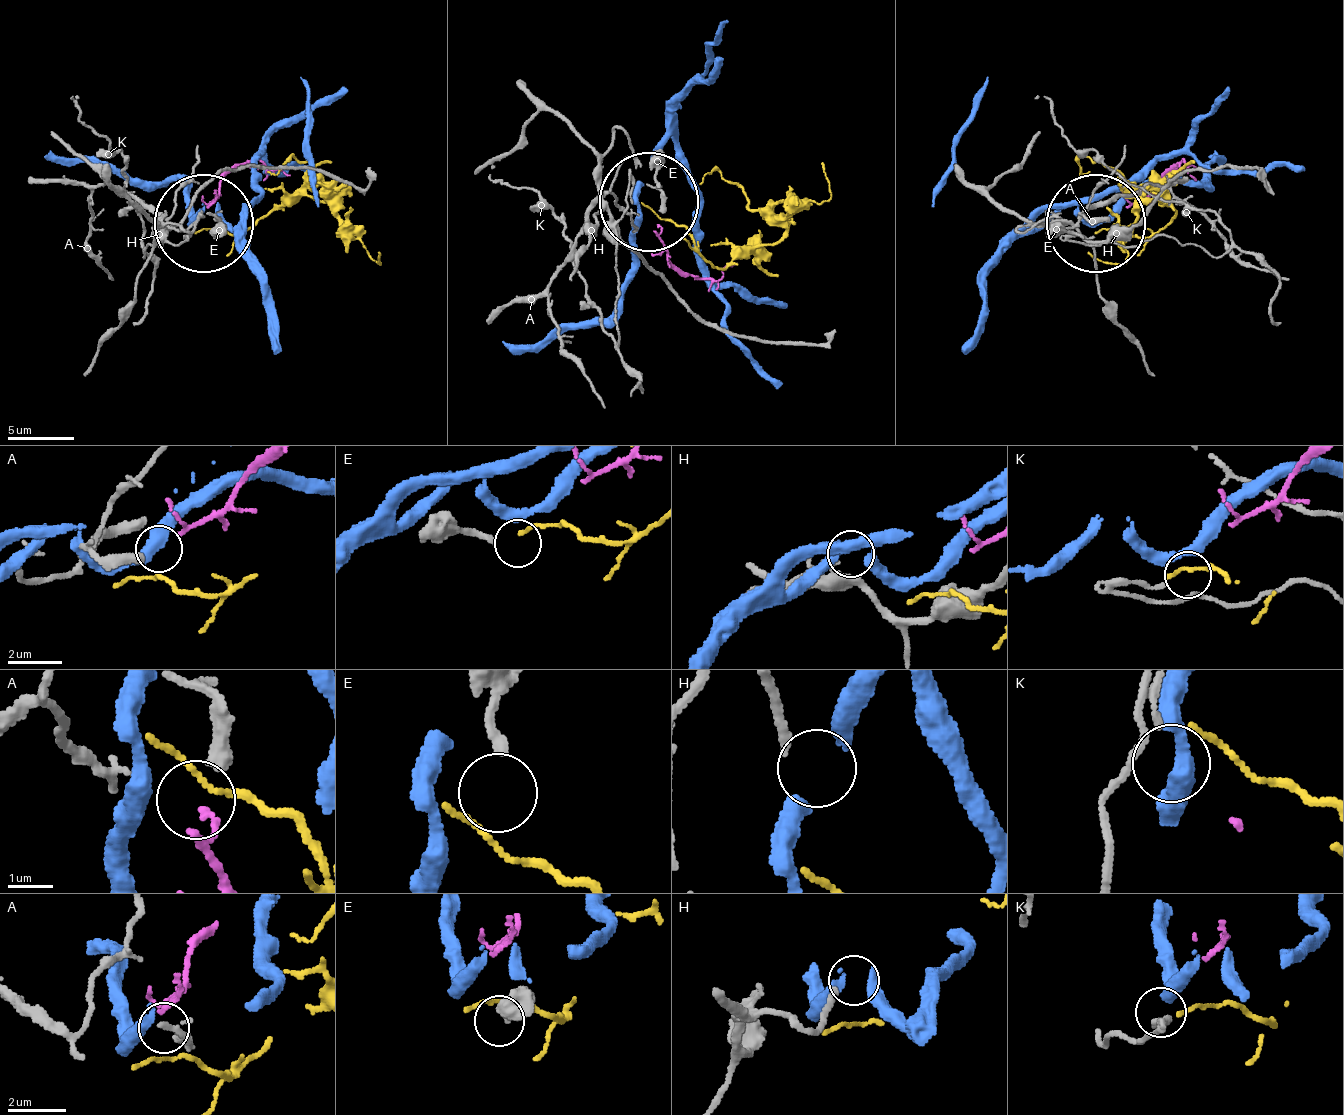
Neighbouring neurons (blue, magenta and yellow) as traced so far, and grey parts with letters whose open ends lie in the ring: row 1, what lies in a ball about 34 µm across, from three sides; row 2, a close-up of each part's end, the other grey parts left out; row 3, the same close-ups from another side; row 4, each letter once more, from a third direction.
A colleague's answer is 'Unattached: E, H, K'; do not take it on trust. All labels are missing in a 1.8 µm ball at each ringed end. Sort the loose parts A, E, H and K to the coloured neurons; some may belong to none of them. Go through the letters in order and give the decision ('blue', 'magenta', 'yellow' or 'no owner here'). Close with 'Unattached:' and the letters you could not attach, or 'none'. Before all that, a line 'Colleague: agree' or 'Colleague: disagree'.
Colleague: agree
A: magenta
E: no owner here
H: no owner here
K: no owner here
Unattached: E, H, K

